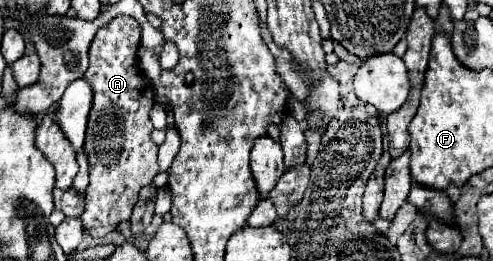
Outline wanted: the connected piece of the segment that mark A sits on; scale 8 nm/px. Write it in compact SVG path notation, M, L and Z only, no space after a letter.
M117 16L93 38L89 68L83 76L93 86L93 108L85 136L89 156L89 186L85 190L85 212L81 222L93 238L113 232L123 220L131 218L139 190L159 174L157 144L151 140L153 124L149 112L155 104L153 88L137 66L141 26L131 16Z

